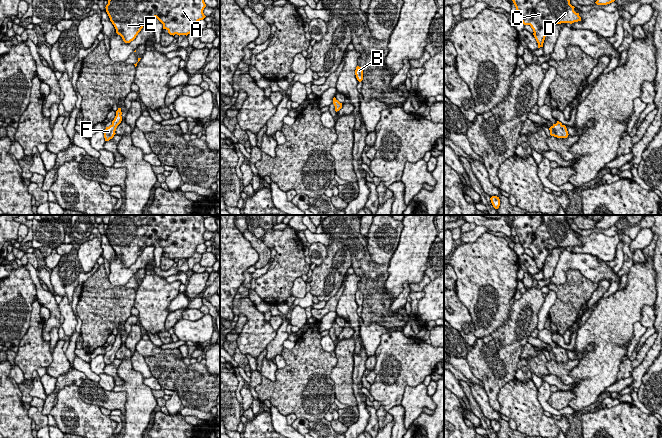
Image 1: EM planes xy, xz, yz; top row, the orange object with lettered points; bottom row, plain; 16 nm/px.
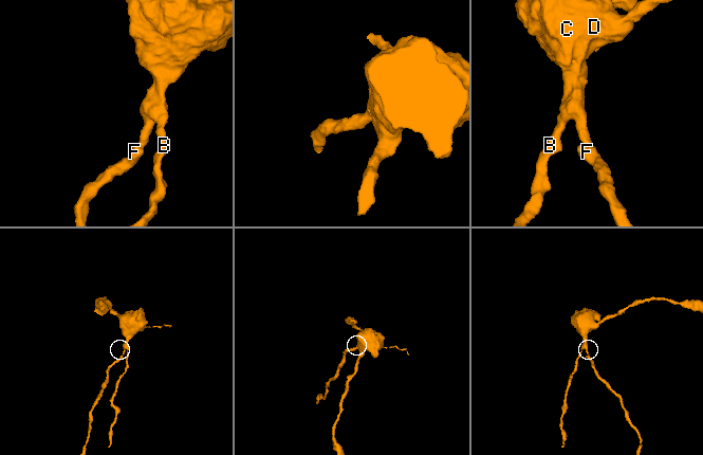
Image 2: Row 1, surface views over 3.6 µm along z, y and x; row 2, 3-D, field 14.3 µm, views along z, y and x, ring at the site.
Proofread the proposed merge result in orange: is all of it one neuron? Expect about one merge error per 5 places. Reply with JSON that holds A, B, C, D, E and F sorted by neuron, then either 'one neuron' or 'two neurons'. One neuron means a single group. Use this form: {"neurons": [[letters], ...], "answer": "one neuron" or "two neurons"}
{"neurons": [["A", "B", "C", "D", "E", "F"]], "answer": "one neuron"}

